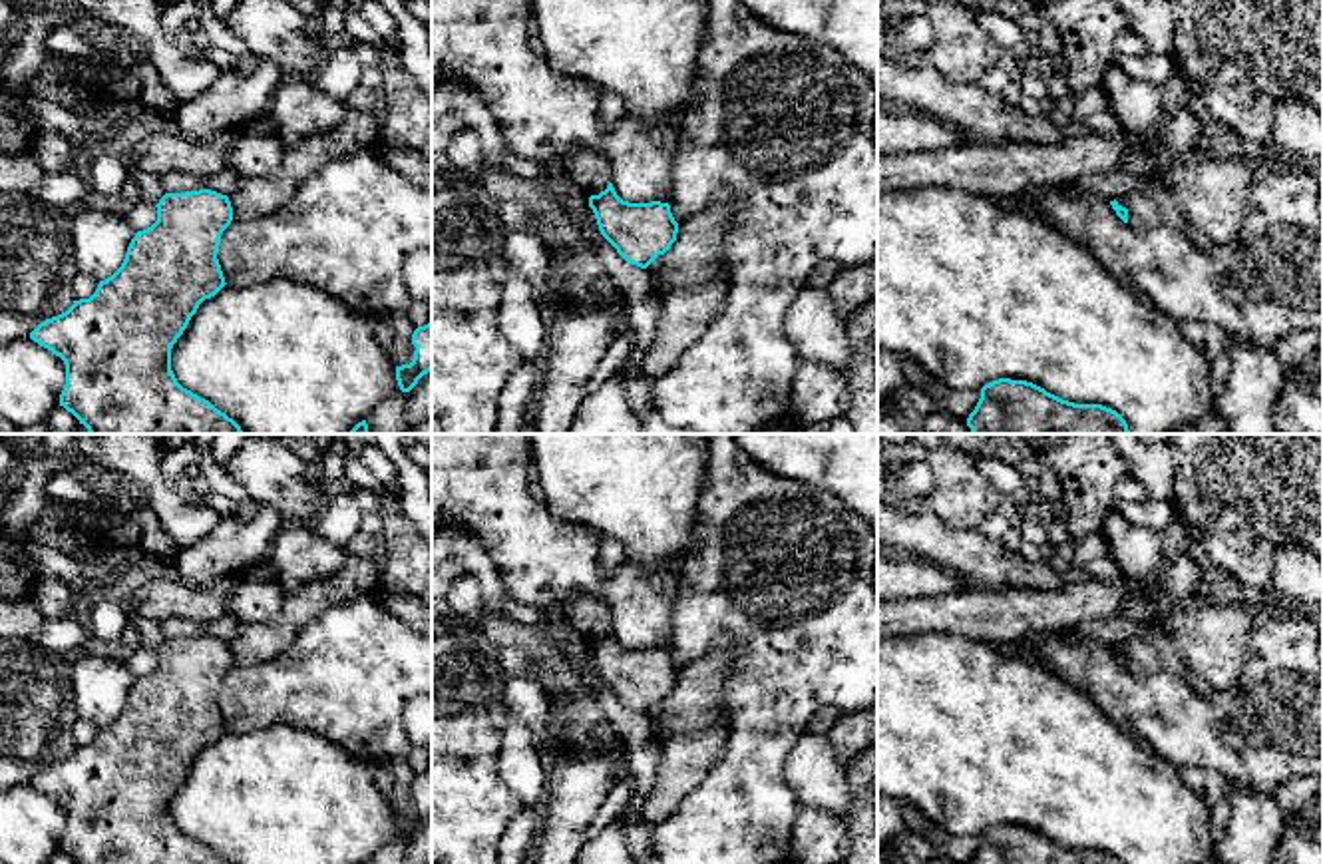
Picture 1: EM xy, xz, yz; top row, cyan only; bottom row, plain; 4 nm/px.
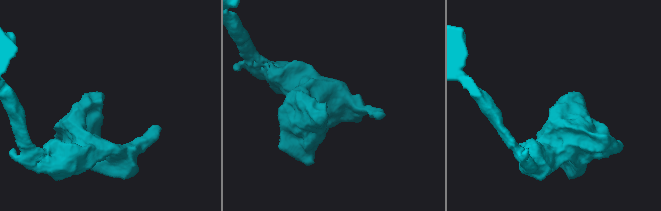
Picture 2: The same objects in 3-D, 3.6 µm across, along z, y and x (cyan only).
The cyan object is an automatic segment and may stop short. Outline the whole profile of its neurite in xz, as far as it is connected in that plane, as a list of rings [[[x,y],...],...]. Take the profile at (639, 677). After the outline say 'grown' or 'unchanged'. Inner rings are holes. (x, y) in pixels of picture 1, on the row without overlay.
[[[613,629],[599,641],[589,643],[601,681],[631,711],[647,715],[676,687],[678,669],[668,649],[623,647]]] | unchanged

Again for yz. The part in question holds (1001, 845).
[[[999,824],[981,834],[981,844],[969,864],[1122,864],[1102,850],[1074,850],[1044,834]]] | unchanged

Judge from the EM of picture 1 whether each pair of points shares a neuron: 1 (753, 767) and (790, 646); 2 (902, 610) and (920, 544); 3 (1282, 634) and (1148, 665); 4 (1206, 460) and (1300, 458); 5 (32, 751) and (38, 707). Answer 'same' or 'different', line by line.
1: same
2: different
3: different
4: same
5: same

